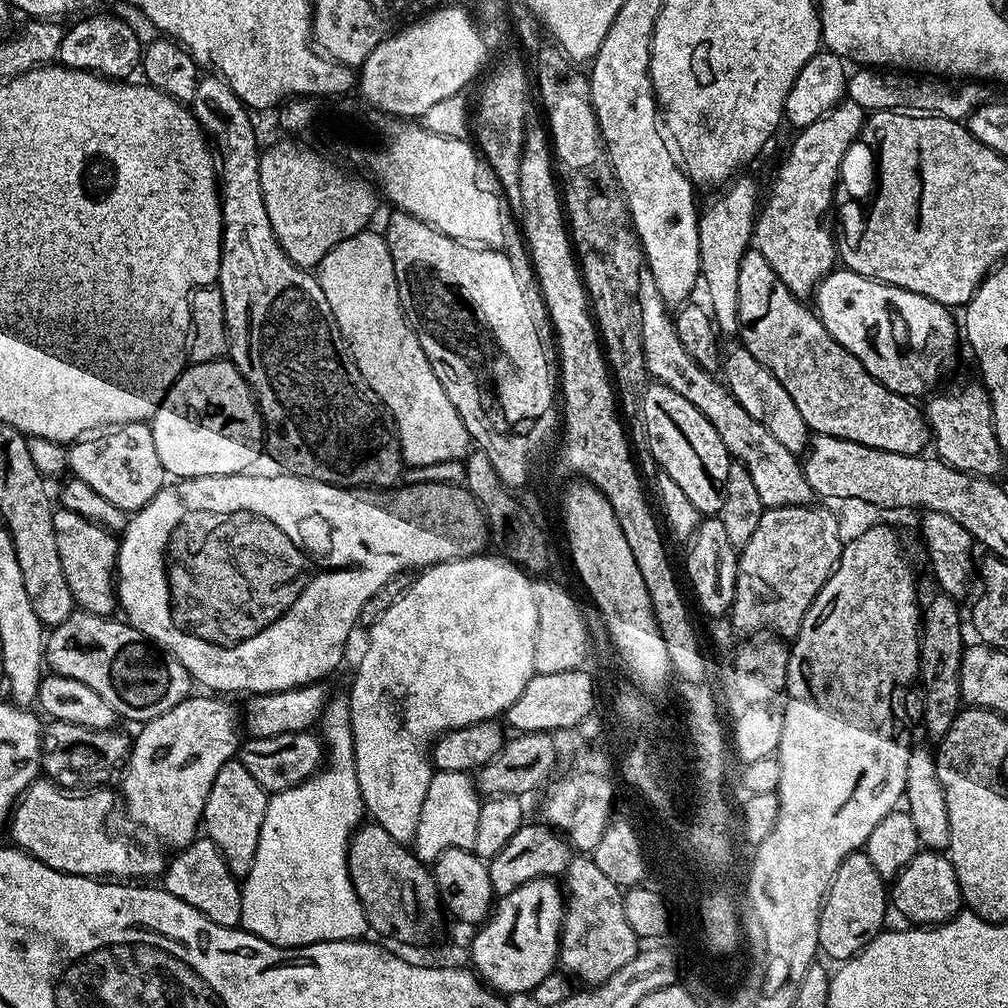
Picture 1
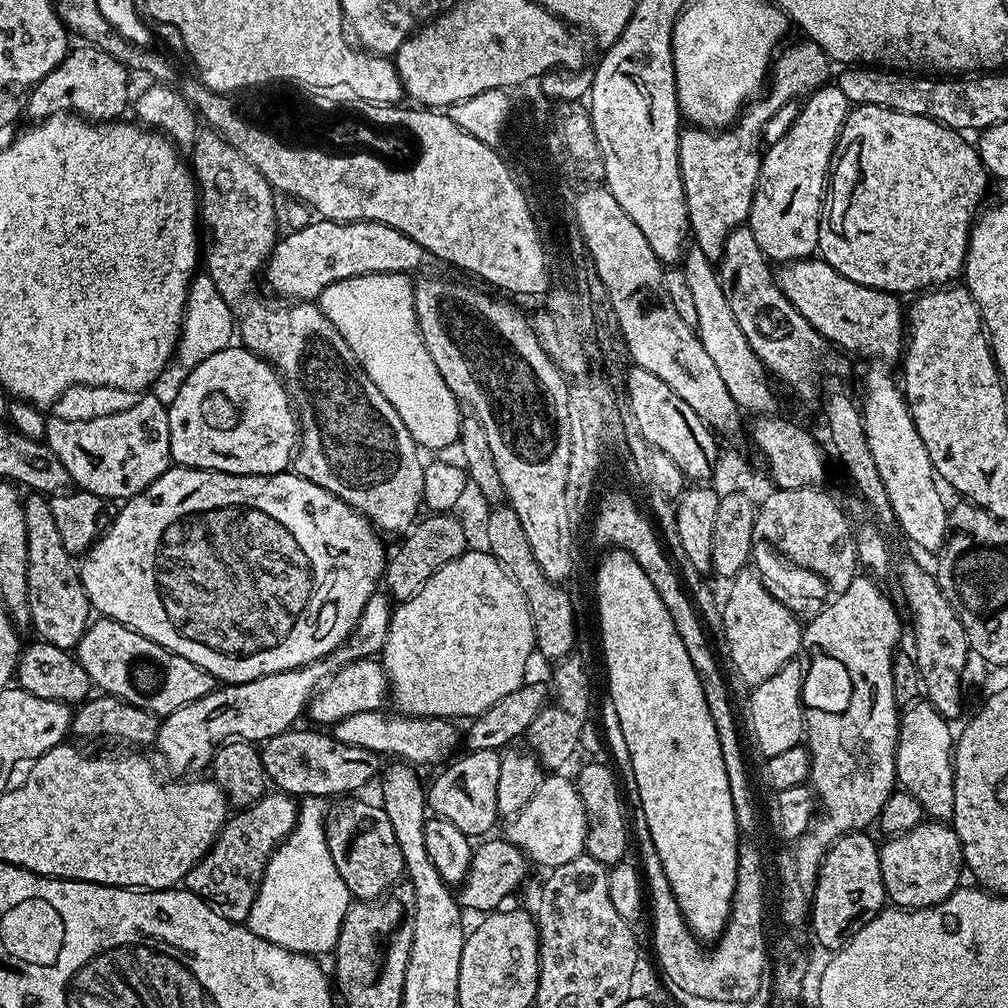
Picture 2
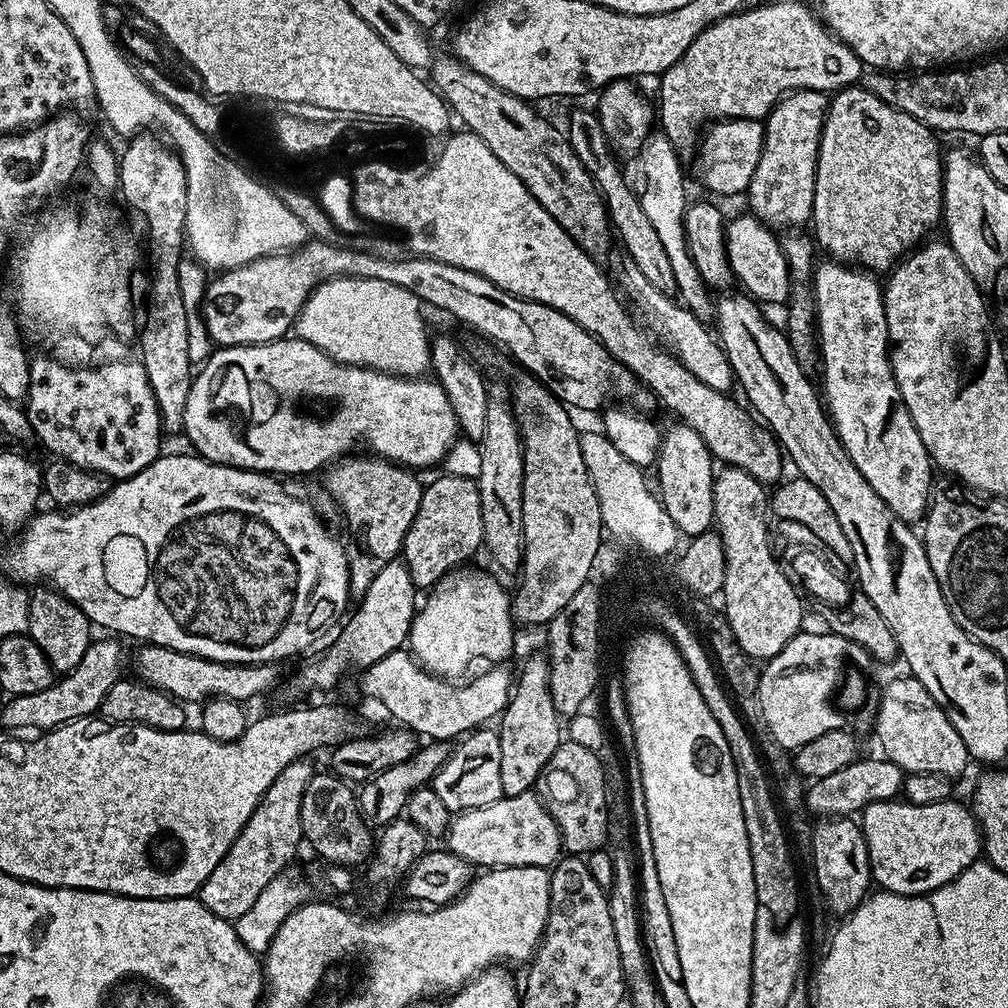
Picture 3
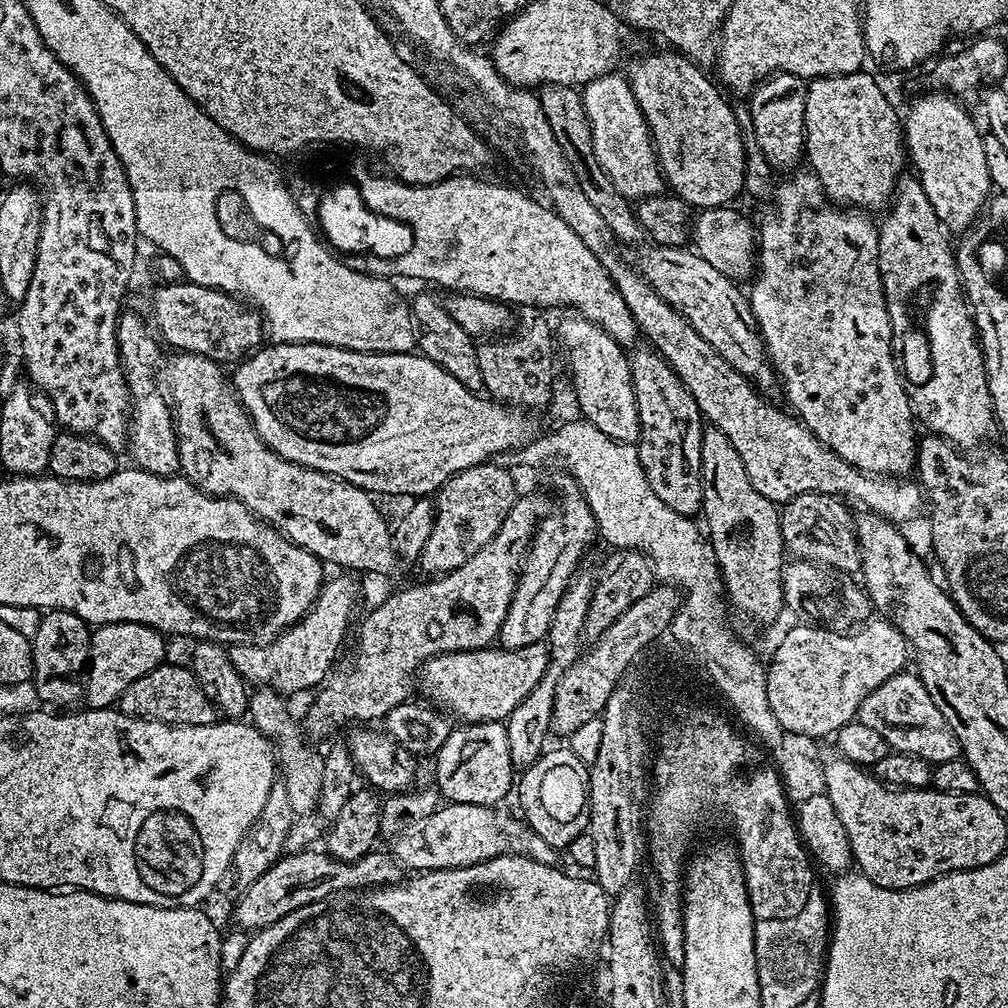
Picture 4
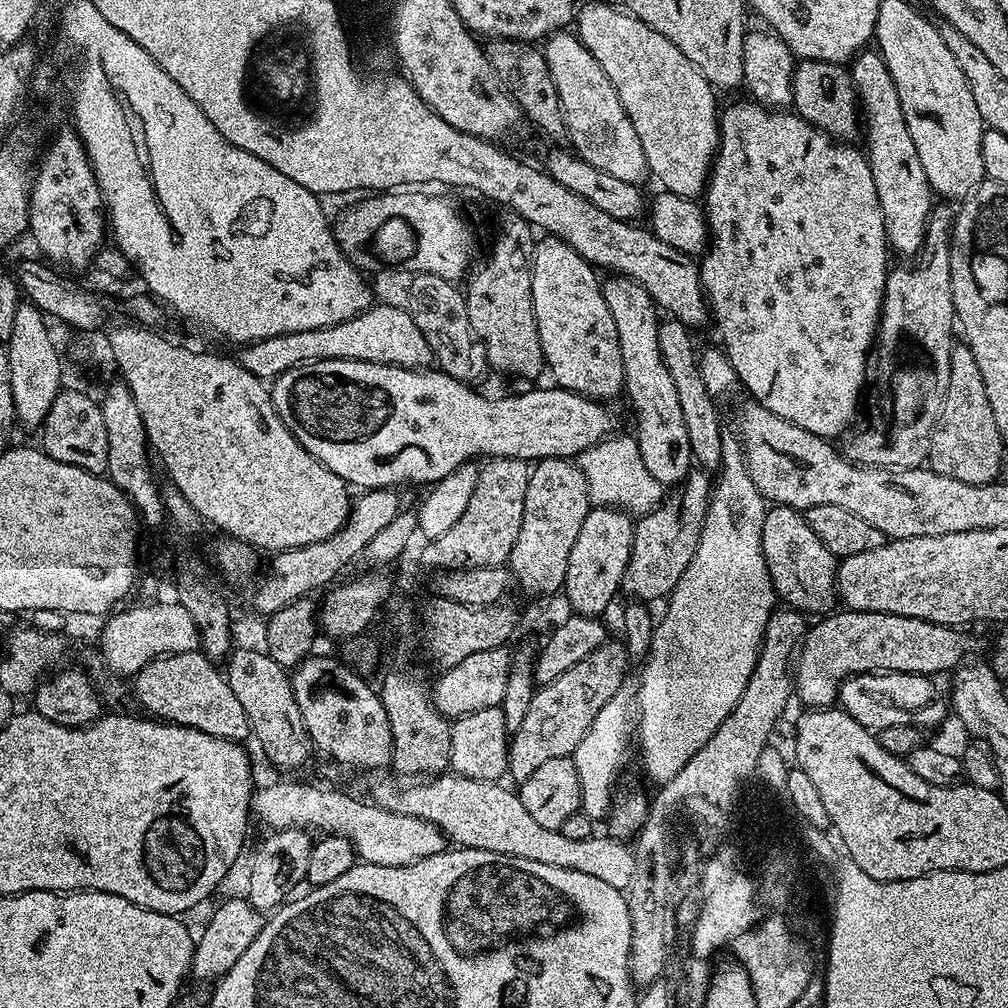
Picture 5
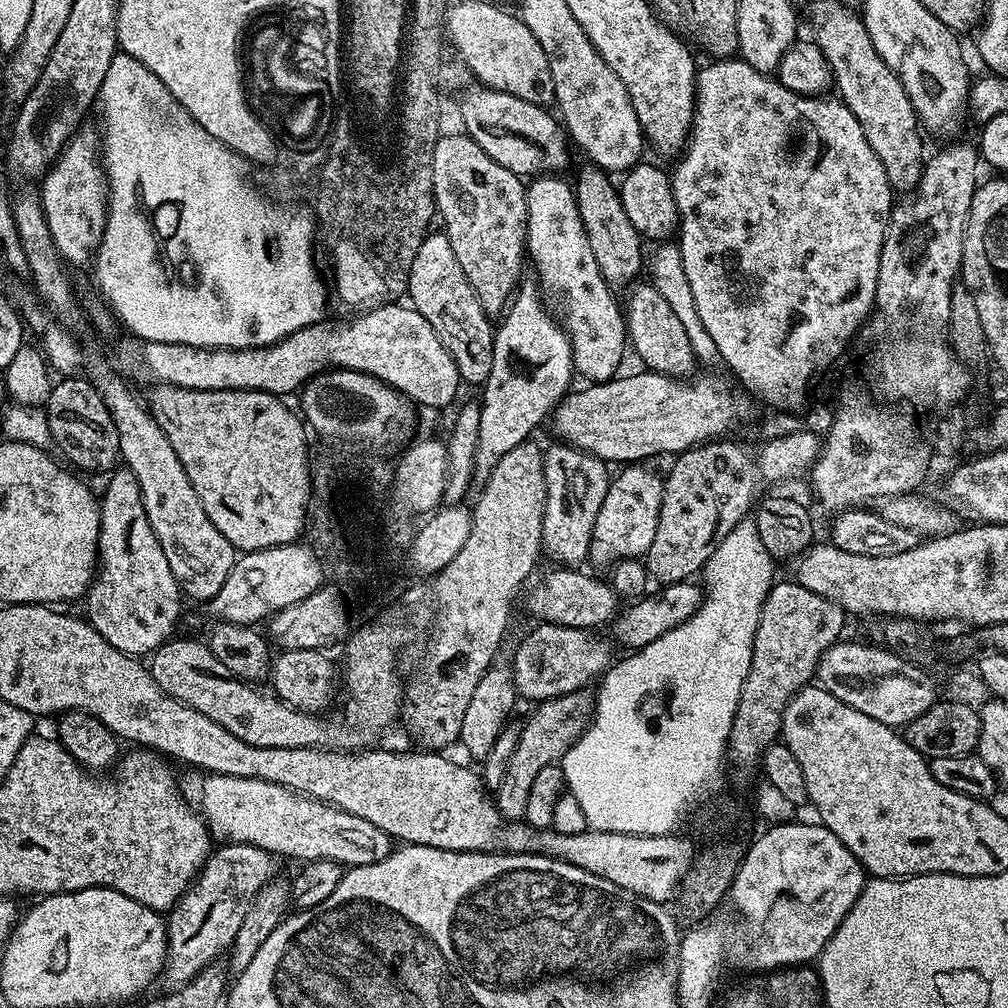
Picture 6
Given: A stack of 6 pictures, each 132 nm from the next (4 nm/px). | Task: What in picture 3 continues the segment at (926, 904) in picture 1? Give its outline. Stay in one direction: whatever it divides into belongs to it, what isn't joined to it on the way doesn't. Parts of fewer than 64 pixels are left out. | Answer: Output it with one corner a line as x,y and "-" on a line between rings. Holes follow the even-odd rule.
903,798
879,800
867,804
862,813
862,827
873,881
883,891
903,896
923,896
949,884
982,856
982,833
971,807
959,804
956,798
935,800
933,804
909,804

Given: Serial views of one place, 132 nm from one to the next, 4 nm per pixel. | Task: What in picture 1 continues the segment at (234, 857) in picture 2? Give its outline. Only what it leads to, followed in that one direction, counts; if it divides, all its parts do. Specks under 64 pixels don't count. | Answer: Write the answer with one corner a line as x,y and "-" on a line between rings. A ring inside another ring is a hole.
197,838
173,856
176,857
167,861
162,873
164,891
174,894
174,898
182,898
182,902
194,906
194,910
198,910
218,926
237,927
242,910
242,884
232,875
228,863
224,861
223,854
216,849
214,842
207,838

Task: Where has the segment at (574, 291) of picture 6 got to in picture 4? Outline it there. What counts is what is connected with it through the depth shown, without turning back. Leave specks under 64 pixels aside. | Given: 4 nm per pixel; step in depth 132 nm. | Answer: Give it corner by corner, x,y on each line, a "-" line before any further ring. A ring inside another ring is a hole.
568,314
568,317
554,328
554,340
564,352
568,363
568,376
572,379
572,392
576,395
579,415
589,420
606,437
619,443
633,444
640,438
638,406
632,389
632,365
630,356
621,348
606,330
590,322
585,316

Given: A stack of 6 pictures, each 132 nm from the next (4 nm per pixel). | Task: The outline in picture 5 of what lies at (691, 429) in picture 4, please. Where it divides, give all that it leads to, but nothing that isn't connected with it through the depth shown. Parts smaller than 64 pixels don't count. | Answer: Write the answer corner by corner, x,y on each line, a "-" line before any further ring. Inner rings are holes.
619,274
609,275
609,280
605,279
602,284
602,291
606,298
606,306
610,306
610,315
614,318
614,326
618,330
618,350
622,350
622,370
624,371
624,390
623,395
629,396
632,399
632,412
636,415
636,430
634,430
634,437
641,451
642,459
646,462
646,469
650,470
650,474
657,479
663,486
669,484
676,484
676,486
683,485
689,472
693,471
694,461
692,458
692,451
690,450
690,434
686,430
686,421
682,418
682,405
678,402
678,389
674,386
674,378
670,378
670,370
666,366
666,362
662,360
662,350
658,350
658,330
660,329
660,321
662,319
661,313
658,311
656,304
650,298
650,294
646,294
646,290
638,282
634,282
629,276
622,276

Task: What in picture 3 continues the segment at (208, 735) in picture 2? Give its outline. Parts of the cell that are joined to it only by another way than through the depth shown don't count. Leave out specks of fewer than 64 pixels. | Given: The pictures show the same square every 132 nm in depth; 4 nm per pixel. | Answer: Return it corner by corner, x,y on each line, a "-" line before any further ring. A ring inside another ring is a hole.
403,559
386,562
386,566
378,570
374,582
370,582
370,590
366,590
366,594
359,599
360,609
356,613
353,611
343,621
344,629
337,634
336,641
328,648
328,653
301,666
301,686
332,688
347,674
348,668
354,667
355,664
360,664
359,667
365,669
390,653
403,649
408,639
408,631
412,628
412,619
418,611
416,596
418,590

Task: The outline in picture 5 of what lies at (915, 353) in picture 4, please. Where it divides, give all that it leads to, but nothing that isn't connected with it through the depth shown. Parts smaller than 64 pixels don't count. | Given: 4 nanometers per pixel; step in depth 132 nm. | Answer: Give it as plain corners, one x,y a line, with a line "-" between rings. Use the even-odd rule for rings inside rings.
865,50
851,61
852,86
862,101
862,112
868,115
868,165
874,174
874,190
878,190
878,202
884,219
884,233
893,253
917,252
928,228
928,215
934,207
934,193
928,184
926,170
914,150
914,138
906,130
906,118
902,114
902,102
898,102
898,90
894,78
890,78
883,56
876,50

